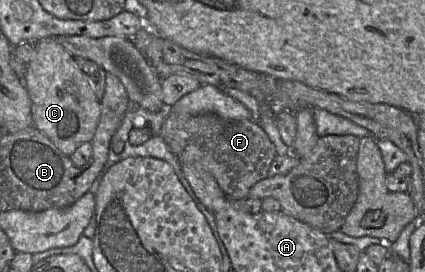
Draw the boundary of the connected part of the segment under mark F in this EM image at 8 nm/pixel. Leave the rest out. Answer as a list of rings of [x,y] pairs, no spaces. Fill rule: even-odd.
[[[167,109],[160,137],[181,164],[203,169],[214,178],[229,200],[241,202],[258,181],[268,177],[269,167],[278,155],[267,133],[257,121],[225,120],[216,114],[190,114]]]

